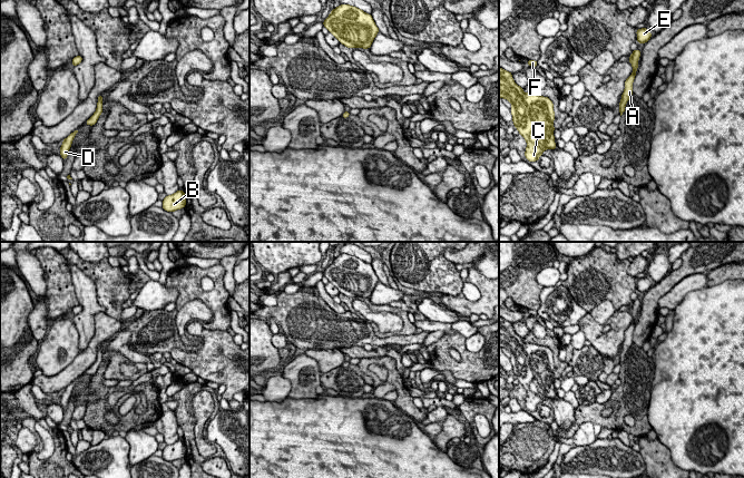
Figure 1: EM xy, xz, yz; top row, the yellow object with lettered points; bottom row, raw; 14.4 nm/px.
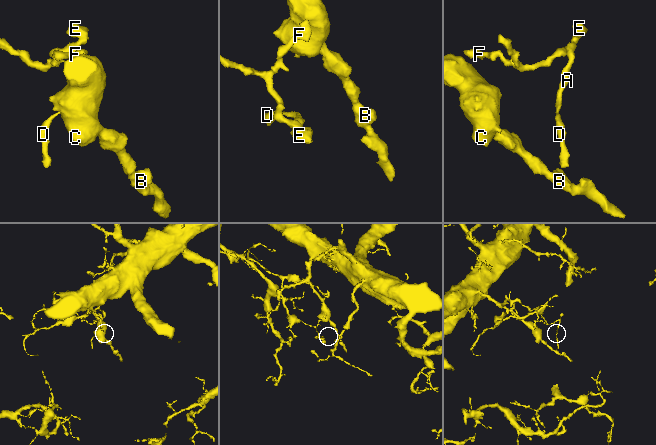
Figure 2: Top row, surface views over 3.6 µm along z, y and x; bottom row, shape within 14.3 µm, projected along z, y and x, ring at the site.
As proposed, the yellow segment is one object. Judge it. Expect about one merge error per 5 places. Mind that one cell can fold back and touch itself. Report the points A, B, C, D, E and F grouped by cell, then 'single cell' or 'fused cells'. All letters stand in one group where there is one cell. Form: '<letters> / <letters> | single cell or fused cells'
A B C D E F | single cell

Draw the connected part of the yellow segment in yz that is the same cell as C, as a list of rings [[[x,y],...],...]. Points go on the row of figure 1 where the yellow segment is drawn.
[[[500,67],[499,97],[511,103],[513,125],[527,142],[527,160],[537,162],[544,150],[557,148],[554,104],[548,97],[525,92],[513,81],[512,74]]]

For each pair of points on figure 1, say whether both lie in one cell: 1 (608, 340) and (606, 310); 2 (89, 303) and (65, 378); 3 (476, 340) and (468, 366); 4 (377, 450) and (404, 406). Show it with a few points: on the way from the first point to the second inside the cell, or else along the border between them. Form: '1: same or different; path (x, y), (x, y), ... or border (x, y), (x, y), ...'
1: different; border (615, 310), (606, 323)
2: different; border (95, 314), (94, 335), (88, 345), (80, 352)
3: different; border (480, 332), (483, 345), (476, 352), (468, 351)
4: different; border (392, 402), (415, 420)

